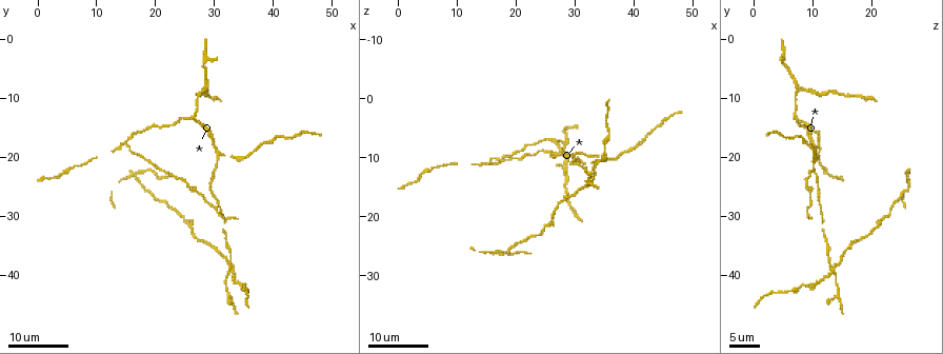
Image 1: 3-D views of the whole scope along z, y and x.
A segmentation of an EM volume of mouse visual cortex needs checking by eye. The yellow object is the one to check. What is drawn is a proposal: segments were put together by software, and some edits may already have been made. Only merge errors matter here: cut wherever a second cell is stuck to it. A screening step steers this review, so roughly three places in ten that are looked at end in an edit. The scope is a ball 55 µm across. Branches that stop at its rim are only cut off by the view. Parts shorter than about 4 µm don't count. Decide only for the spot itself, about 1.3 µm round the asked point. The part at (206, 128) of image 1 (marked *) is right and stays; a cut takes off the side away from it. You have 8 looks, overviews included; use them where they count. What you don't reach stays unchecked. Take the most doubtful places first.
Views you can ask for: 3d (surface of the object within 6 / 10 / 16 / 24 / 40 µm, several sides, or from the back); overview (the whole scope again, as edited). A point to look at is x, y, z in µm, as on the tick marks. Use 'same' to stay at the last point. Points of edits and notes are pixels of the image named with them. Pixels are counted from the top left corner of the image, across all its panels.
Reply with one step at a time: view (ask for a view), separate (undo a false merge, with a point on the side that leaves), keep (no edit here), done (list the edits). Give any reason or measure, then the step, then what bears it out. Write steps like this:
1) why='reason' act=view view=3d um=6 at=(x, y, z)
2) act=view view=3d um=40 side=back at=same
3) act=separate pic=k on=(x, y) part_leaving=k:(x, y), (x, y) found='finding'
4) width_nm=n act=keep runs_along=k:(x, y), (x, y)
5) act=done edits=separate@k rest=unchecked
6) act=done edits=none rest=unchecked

why='four or more arms meet' act=view view=3d um=24 at=(33.5, 39.0, 14.0)

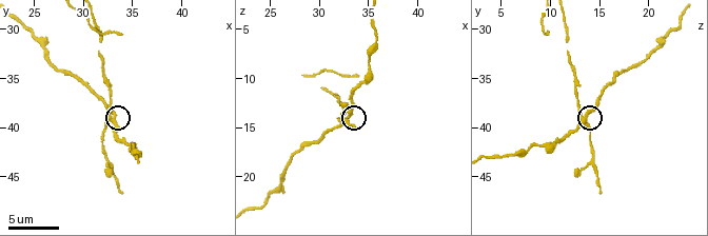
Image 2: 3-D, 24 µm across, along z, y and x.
act=view view=3d um=6 at=(33.0, 38.8, 13.6)

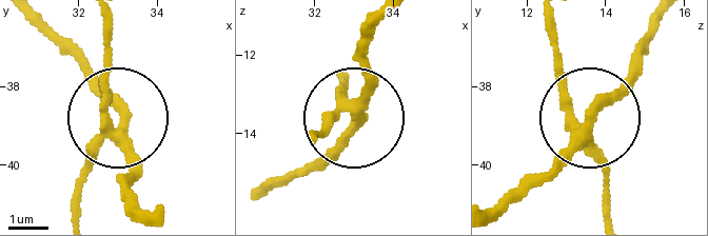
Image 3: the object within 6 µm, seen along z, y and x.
act=view view=3d um=6 side=back at=(33.15, 38.95, 13.55)

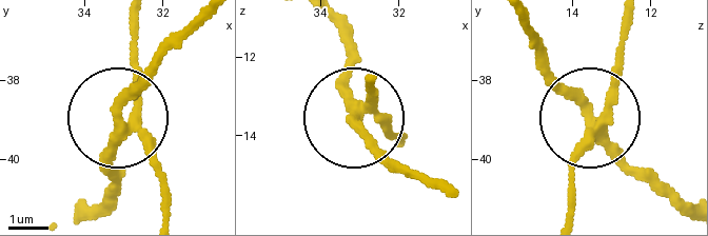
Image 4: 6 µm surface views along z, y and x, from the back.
side_arm_um=17 act=separate pic=4 on=(145, 89) part_leaving=4:(122, 122), (133, 96), (203, 25) found='two cells meet here'

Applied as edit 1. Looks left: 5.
act=view view=overview

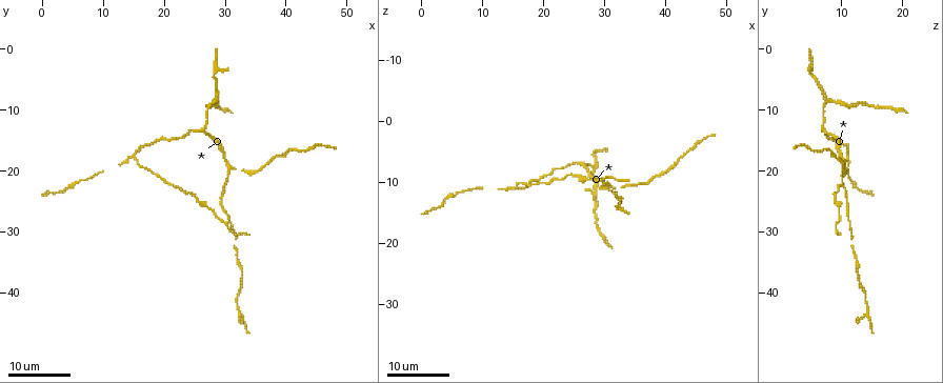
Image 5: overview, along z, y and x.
why='two arms in line, one across' act=view view=3d um=16 at=(15.0, 18.0, 11.0)

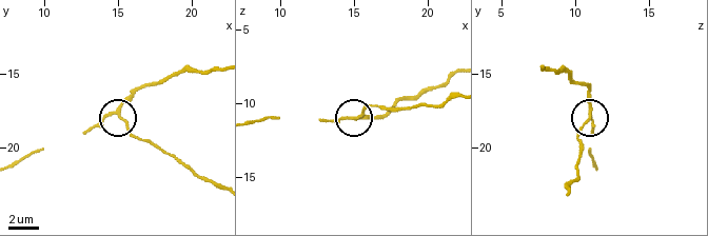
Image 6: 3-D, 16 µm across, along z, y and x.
act=view view=3d um=10 at=(14.8, 17.8, 11.2)

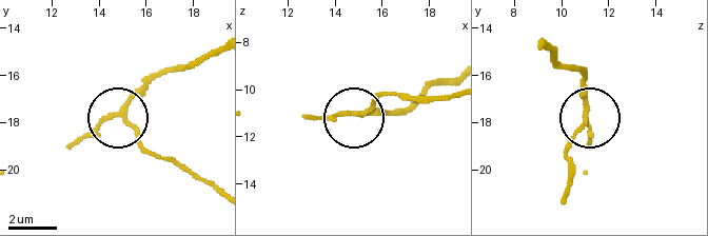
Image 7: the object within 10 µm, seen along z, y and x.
width_nm=180 act=separate pic=7 on=(138, 146) part_leaving=7:(126, 122), (143, 144), (215, 182) found='a second cell is stuck on'

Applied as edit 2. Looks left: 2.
why='three arms meet' act=view view=3d um=24 at=(26.5, 13.5, 7.0)

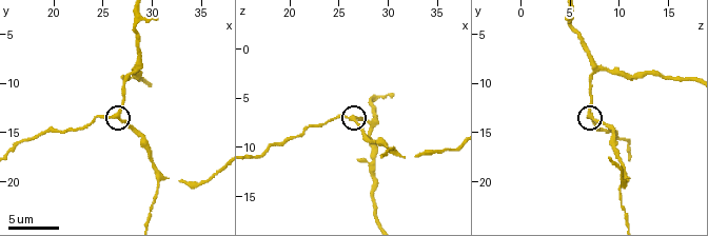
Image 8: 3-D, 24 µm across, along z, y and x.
why='zoom in' act=view view=3d um=10 at=(26.4, 13.2, 7.2)

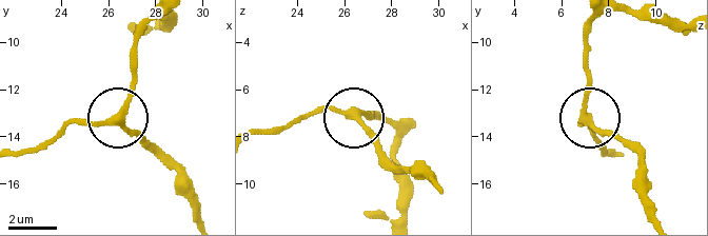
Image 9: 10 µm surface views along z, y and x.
side_arm_um=20 act=keep runs_along=9:(169, 160), (119, 120), (135, 72), (135, 43) found='one cell here'

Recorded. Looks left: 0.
act=done edits=separate@4,separate@7 rest=unchecked

